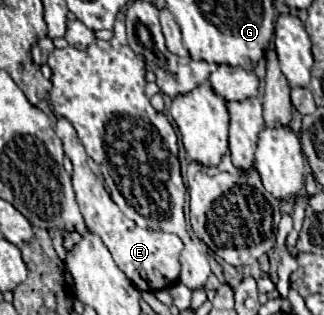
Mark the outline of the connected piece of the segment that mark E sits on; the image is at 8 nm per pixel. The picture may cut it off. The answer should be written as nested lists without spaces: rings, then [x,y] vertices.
[[[58,118],[56,134],[62,140],[64,154],[70,158],[70,162],[74,166],[72,184],[74,184],[80,212],[82,212],[86,224],[92,228],[92,232],[98,234],[102,238],[102,242],[106,244],[116,266],[142,292],[154,292],[154,290],[162,290],[162,288],[168,288],[170,284],[174,284],[180,276],[180,262],[178,262],[180,248],[182,248],[180,238],[172,236],[168,232],[160,232],[160,230],[156,232],[156,230],[138,228],[132,220],[128,220],[120,212],[120,208],[112,202],[112,198],[108,196],[108,190],[104,188],[104,184],[88,168],[88,156],[86,156],[86,150],[82,146],[74,126],[66,118]]]

